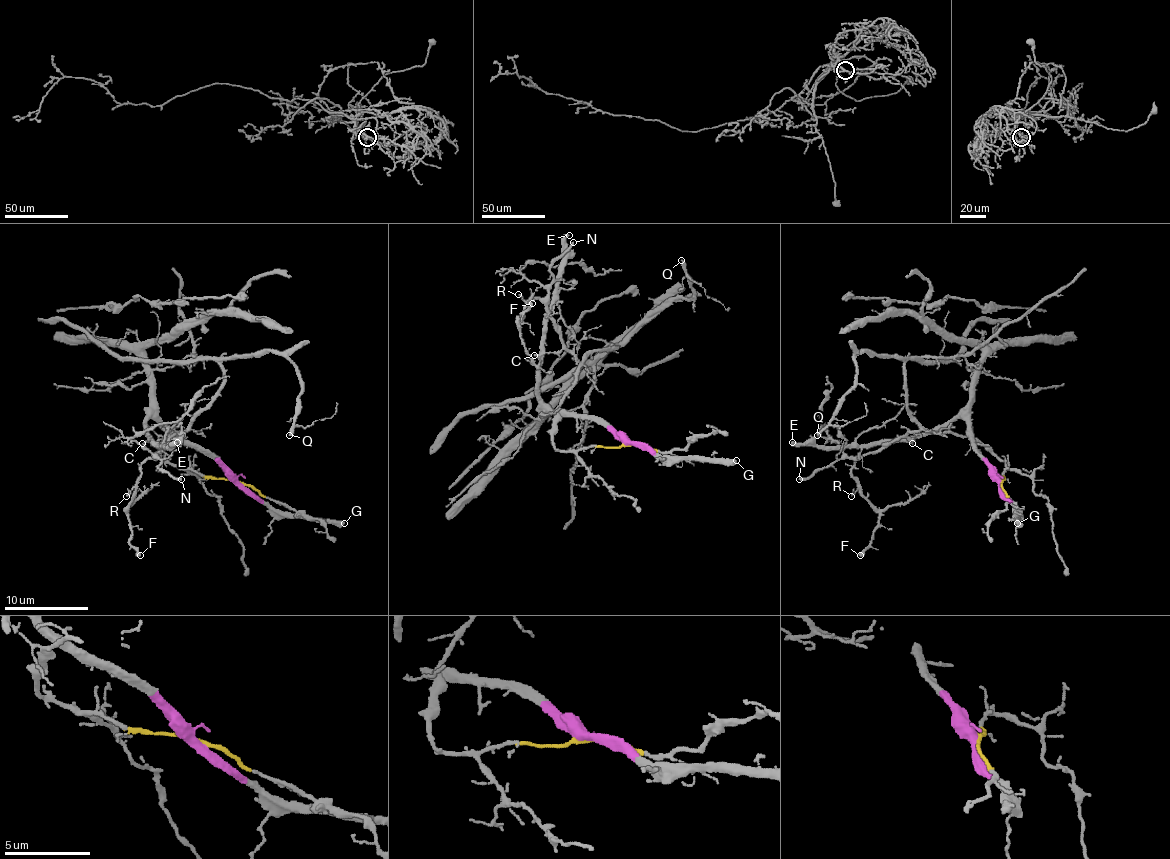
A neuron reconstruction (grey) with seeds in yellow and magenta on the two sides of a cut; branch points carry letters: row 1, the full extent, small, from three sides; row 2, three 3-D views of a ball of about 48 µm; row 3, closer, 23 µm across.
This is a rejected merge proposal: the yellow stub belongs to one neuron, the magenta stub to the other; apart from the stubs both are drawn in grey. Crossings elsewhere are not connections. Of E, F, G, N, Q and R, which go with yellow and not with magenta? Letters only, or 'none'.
F, N, Q, R

